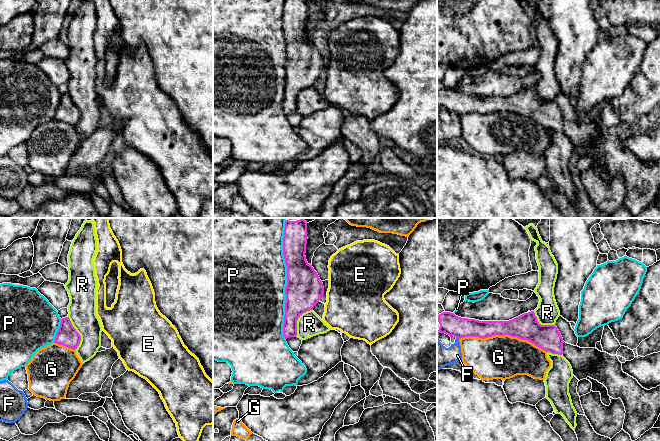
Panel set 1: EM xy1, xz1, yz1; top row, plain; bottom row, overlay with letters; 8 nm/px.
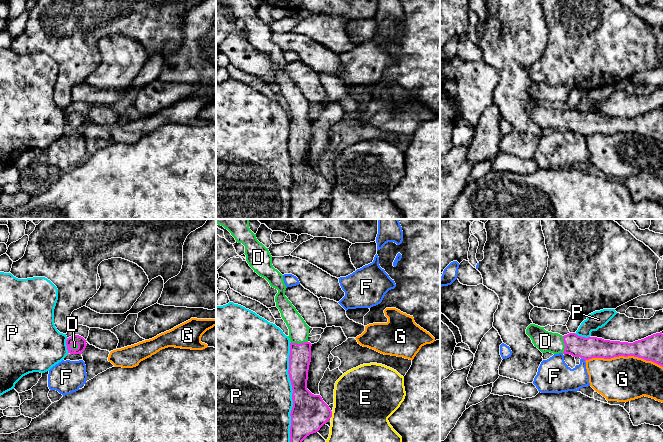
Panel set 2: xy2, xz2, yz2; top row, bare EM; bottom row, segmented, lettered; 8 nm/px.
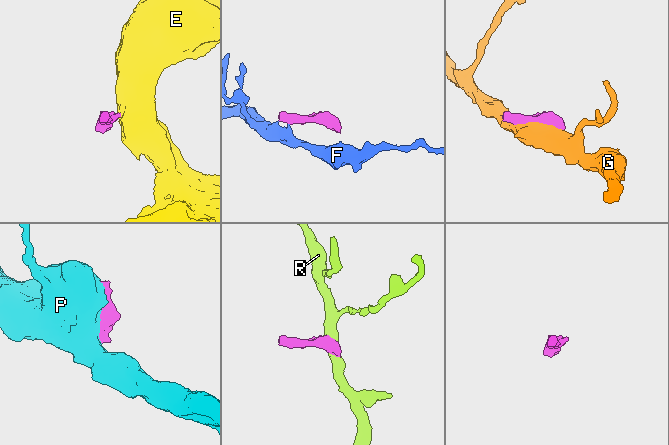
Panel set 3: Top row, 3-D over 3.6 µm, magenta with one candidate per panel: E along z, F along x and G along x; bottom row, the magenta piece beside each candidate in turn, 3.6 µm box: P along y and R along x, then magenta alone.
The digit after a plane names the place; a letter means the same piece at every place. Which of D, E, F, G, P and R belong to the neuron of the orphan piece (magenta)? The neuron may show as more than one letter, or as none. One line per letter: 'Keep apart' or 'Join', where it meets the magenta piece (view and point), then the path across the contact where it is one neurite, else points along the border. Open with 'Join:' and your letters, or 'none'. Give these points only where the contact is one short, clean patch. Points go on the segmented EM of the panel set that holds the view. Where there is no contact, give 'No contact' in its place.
Join: D
D: Join. Touches magenta at yz2 (565, 345). Path across: yz2 (592, 347), (565, 345), (545, 341)
E: Keep apart. Touches magenta at xz2 (331, 415). Boundary: xz2 (332, 412), (330, 417)
F: Keep apart. Touches magenta at yz2 (583, 358). Boundary: yz2 (581, 358), (585, 360)
G: Keep apart. Touches magenta at yz1 (503, 335)
P: Keep apart. Touches magenta at xz1 (287, 280)
R: Keep apart. Touches magenta at xy1 (78, 333). Boundary: xy1 (68, 316), (72, 326), (80, 336), (80, 343), (75, 350)

